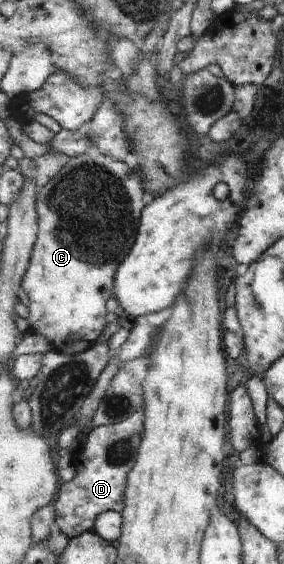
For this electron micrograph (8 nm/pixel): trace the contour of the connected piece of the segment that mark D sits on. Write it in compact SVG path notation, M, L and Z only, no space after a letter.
M138 409L131 417L125 421L100 426L92 429L88 434L87 441L83 443L83 449L76 449L81 461L78 461L78 473L70 483L61 483L57 491L56 499L52 505L55 512L55 520L64 536L76 538L85 532L93 532L94 523L97 518L106 511L113 510L122 512L125 509L125 490L128 473L134 468L137 461L138 449L142 442L144 430L145 412Z

